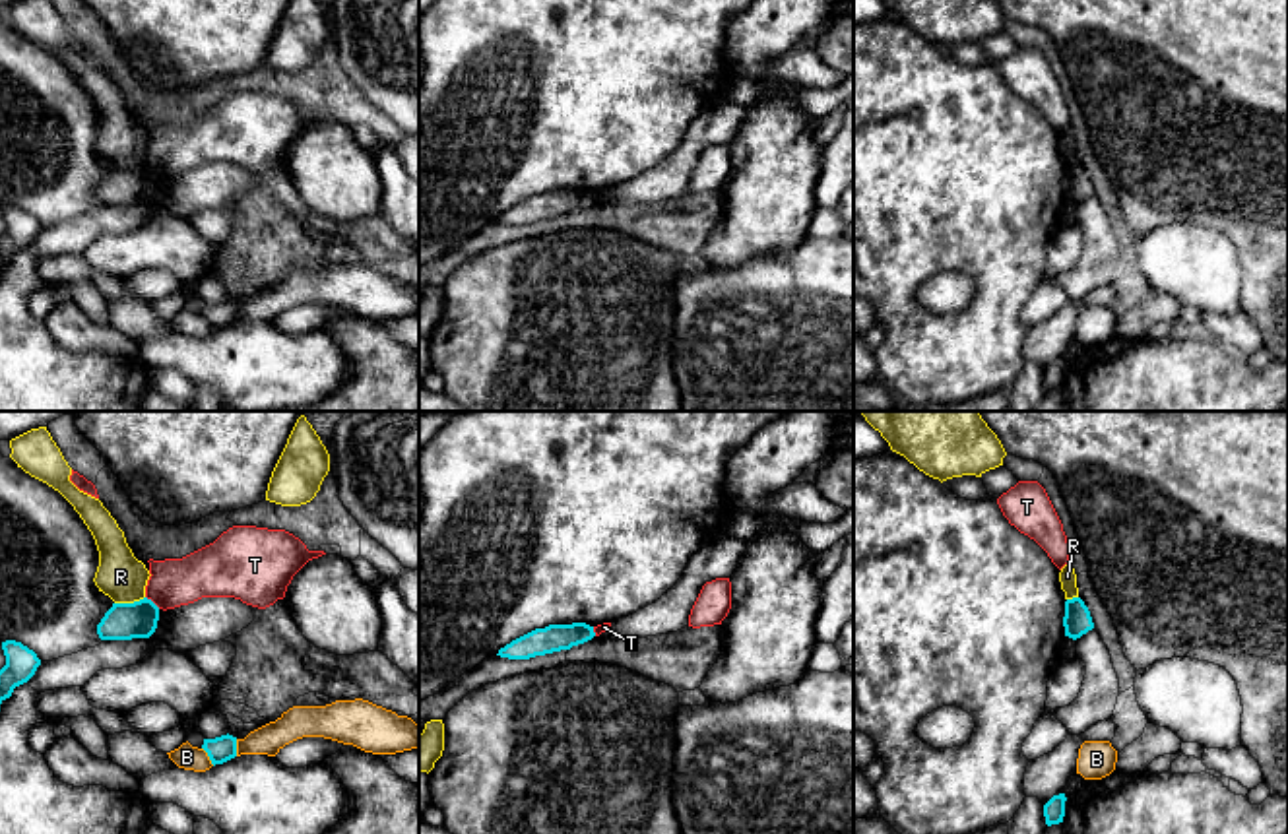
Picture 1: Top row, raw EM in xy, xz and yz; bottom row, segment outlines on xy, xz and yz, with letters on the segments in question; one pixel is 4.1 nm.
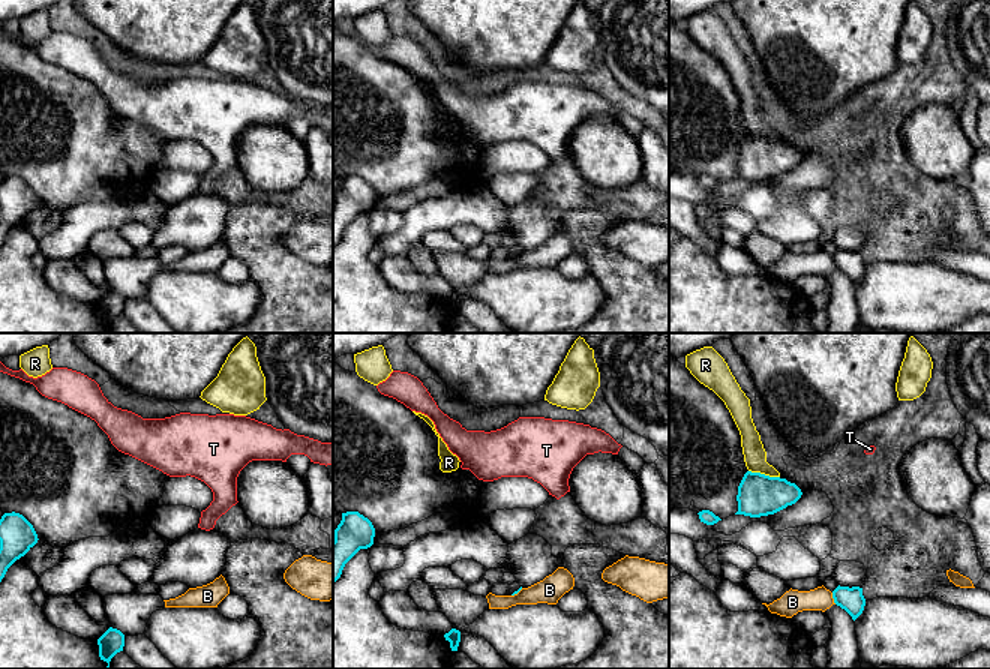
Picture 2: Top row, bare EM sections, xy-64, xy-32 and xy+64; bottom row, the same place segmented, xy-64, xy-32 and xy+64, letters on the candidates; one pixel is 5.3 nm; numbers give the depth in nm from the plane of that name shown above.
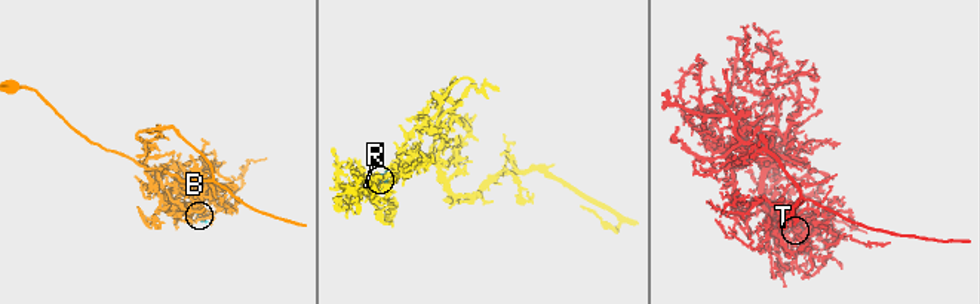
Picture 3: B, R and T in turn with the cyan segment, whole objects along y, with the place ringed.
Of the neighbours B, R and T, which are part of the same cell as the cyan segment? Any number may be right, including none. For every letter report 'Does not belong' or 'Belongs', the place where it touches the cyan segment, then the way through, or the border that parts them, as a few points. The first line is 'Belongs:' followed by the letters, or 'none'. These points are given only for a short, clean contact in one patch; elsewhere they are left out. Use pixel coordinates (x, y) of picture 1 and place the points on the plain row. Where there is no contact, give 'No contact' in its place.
Belongs: none
B: Does not belong. Touches cyan at xy (208, 320)
R: Does not belong. Touches cyan at xy (128, 169). Boundary: xy (144, 161), (115, 169)
T: Does not belong. Touches cyan at xy (152, 167). Boundary: xy (146, 161), (160, 173)

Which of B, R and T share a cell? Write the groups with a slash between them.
B / R / T

